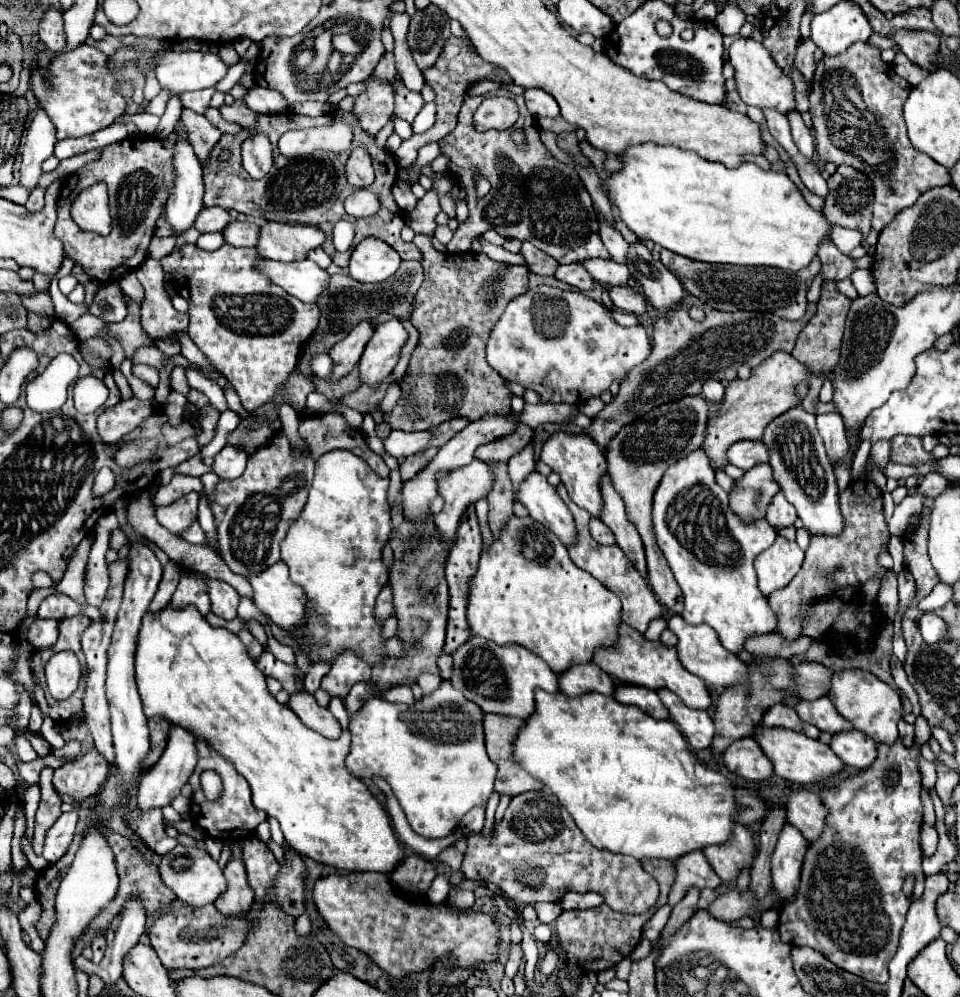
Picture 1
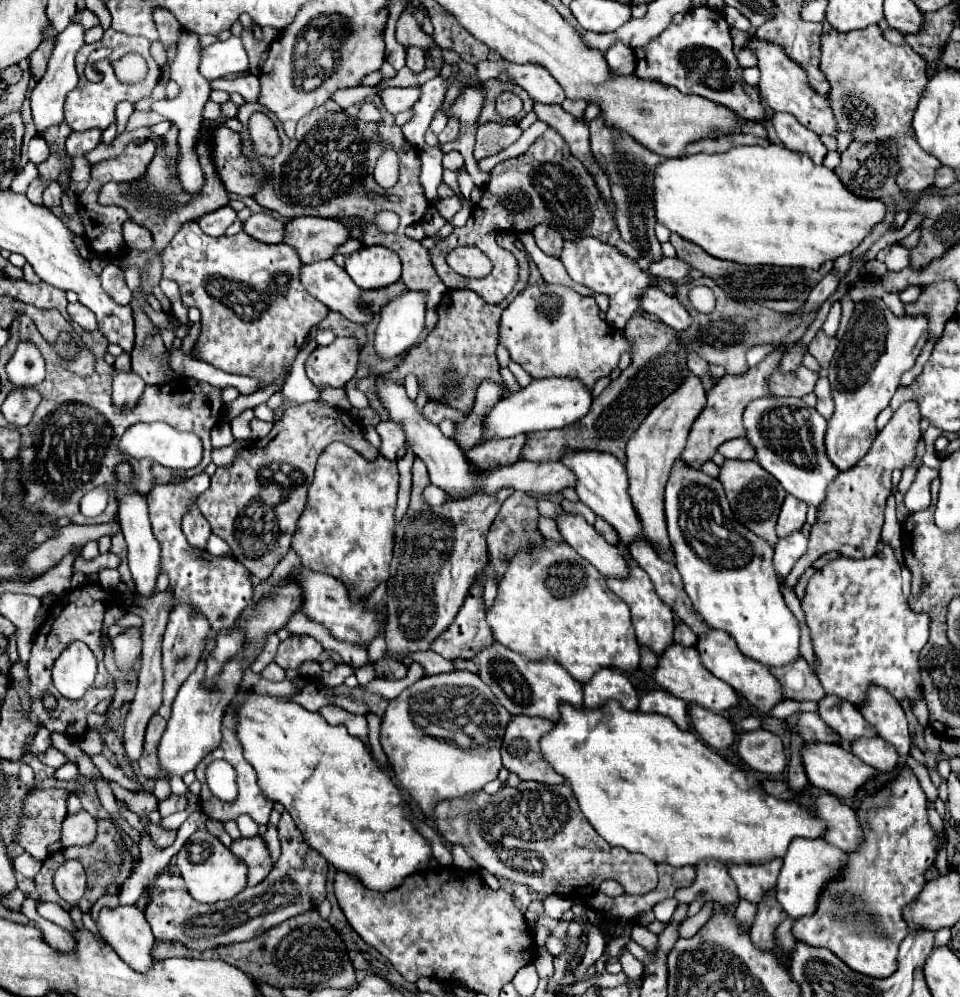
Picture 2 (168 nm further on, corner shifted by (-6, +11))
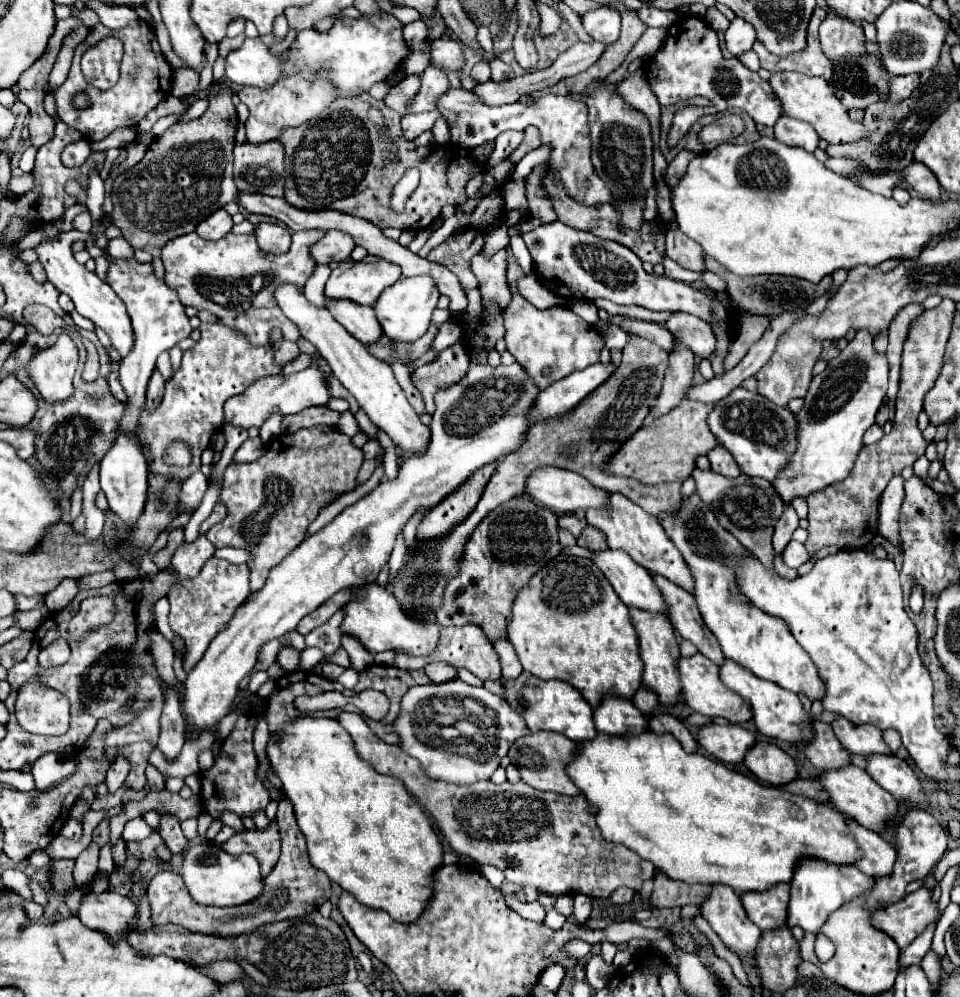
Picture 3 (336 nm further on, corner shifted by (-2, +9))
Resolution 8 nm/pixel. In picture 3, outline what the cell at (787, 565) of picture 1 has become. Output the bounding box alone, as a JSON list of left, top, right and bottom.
[782,540,814,568]

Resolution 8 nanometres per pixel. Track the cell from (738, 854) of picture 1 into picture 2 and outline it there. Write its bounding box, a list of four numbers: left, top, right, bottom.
[728,858,782,902]

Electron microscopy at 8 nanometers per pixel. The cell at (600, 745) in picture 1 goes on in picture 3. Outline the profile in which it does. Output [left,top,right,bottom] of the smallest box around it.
[566,730,858,896]

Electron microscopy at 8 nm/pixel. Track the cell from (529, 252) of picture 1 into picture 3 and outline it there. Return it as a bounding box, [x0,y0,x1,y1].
[526,164,556,224]

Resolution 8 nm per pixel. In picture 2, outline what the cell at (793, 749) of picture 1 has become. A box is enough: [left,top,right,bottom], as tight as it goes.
[802,742,876,798]

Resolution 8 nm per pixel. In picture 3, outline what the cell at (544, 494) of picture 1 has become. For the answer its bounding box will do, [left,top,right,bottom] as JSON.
[594,552,668,614]

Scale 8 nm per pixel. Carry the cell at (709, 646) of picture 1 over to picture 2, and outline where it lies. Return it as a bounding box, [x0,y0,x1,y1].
[696,628,782,714]

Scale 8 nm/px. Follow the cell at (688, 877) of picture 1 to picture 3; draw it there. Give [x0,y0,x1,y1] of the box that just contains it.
[700,884,762,968]

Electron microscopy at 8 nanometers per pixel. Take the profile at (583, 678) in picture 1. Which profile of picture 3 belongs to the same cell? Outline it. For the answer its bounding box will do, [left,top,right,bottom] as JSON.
[594,696,648,736]

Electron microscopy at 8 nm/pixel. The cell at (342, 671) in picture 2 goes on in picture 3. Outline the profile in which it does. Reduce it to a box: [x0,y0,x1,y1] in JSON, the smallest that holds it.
[342,634,374,672]

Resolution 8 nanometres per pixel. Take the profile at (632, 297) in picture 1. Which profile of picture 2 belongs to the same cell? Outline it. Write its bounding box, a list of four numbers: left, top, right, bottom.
[640,286,690,330]

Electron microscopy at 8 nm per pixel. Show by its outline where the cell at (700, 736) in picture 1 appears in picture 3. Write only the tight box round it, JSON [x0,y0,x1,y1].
[696,724,756,764]

